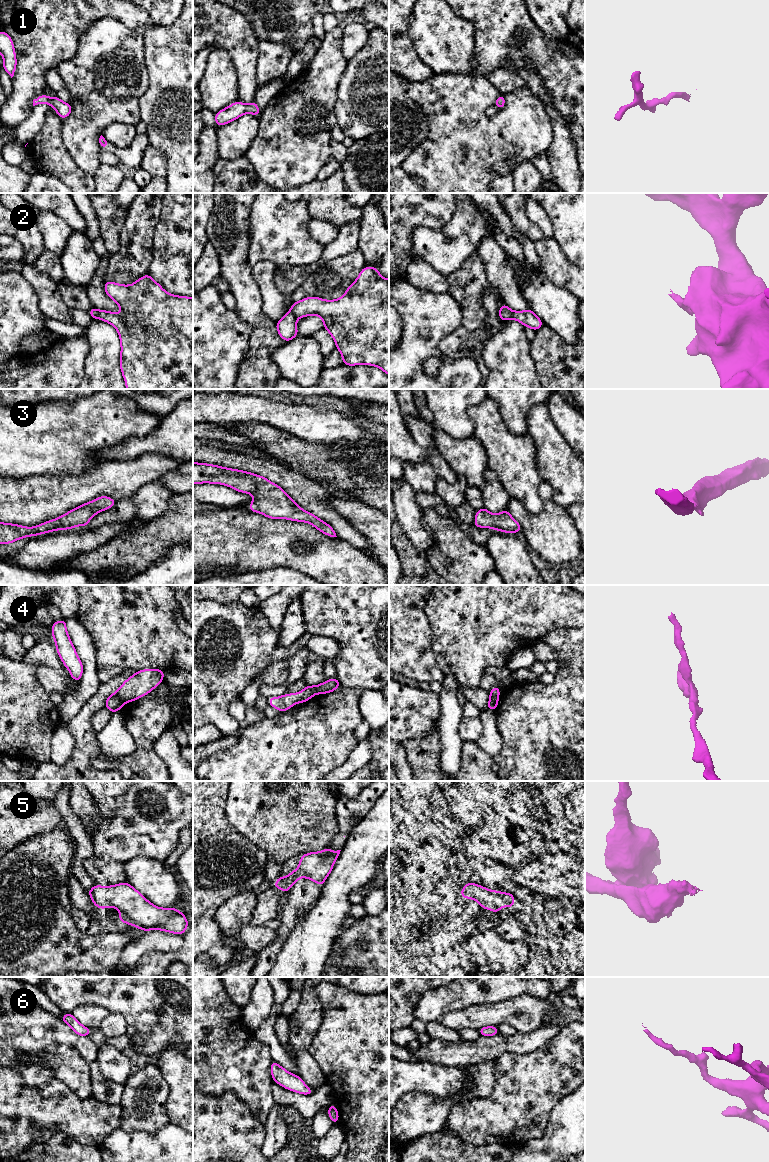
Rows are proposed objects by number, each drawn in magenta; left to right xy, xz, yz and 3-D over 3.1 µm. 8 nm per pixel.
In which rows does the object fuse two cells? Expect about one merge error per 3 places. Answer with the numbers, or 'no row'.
2, 4

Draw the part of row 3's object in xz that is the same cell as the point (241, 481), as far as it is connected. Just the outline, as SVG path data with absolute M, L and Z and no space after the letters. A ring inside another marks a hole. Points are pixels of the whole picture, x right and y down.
M193 462L193 484L223 484L254 496L249 510L270 519L283 518L307 522L323 534L337 537L331 525L303 510L277 484L260 475L206 463Z

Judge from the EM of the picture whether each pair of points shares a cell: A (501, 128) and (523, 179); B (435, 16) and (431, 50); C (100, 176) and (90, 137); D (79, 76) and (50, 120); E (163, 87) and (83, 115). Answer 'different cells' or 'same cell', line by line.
A: different cells
B: same cell
C: different cells
D: different cells
E: different cells

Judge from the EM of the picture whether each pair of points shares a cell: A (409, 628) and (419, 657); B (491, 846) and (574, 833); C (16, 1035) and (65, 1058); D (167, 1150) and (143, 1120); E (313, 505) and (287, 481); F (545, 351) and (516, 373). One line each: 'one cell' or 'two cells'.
A: one cell
B: one cell
C: one cell
D: two cells
E: one cell
F: two cells

